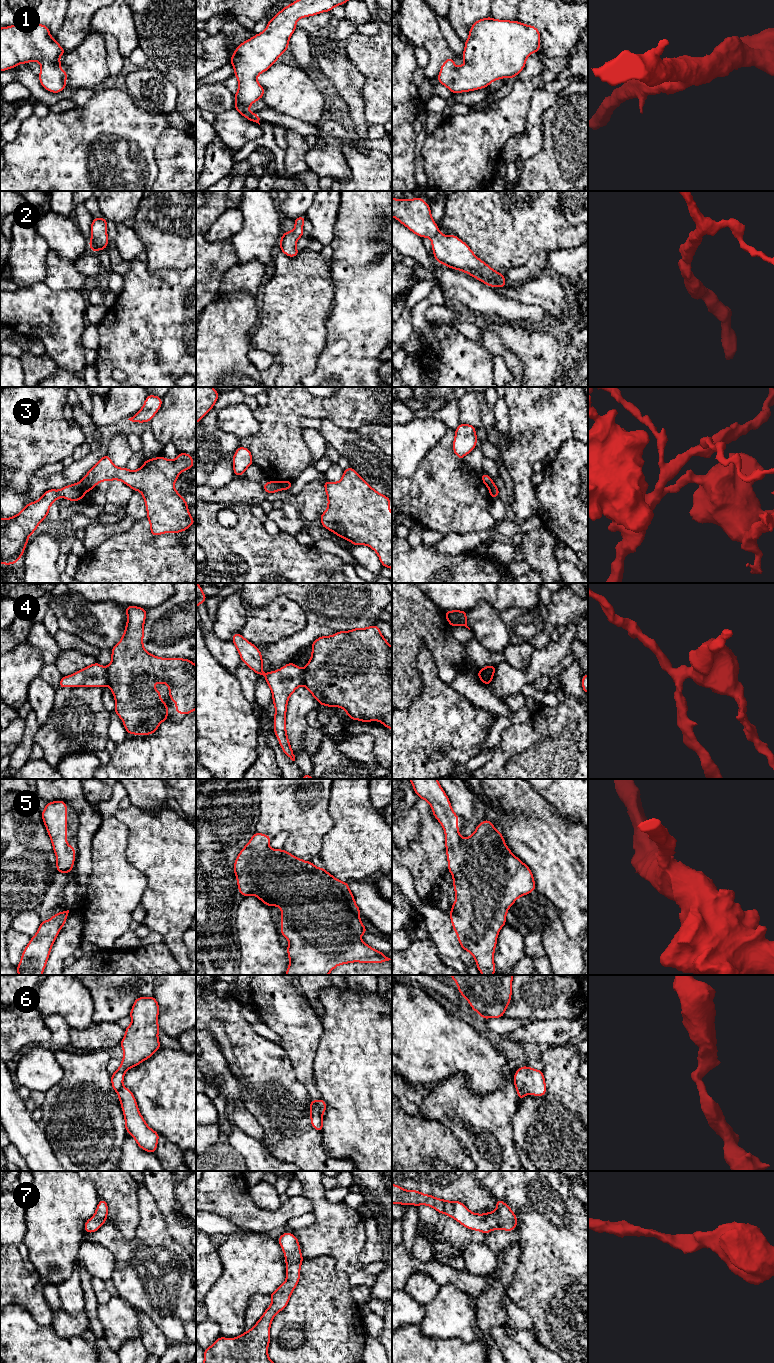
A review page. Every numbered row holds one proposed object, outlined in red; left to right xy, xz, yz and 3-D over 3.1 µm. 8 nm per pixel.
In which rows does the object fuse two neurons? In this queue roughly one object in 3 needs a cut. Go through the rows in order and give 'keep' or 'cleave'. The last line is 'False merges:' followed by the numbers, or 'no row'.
1: keep
2: keep
3: cleave
4: cleave
5: keep
6: keep
7: keep
False merges: 3, 4

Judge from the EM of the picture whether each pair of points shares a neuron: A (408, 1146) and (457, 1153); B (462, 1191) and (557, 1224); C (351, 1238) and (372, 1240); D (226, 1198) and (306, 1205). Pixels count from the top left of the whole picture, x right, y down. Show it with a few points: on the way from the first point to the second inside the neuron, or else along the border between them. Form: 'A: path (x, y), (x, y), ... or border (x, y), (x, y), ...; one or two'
A: path (420, 1146), (445, 1147); one
B: border (479, 1183), (496, 1199); two
C: border (365, 1219), (366, 1241), (358, 1254), (360, 1262); two
D: path (246, 1215), (281, 1216), (286, 1211); one

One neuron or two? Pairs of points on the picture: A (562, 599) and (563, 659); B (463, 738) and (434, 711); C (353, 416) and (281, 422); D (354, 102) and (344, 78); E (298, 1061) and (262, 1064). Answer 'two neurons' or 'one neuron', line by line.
A: two neurons
B: one neuron
C: one neuron
D: one neuron
E: two neurons

